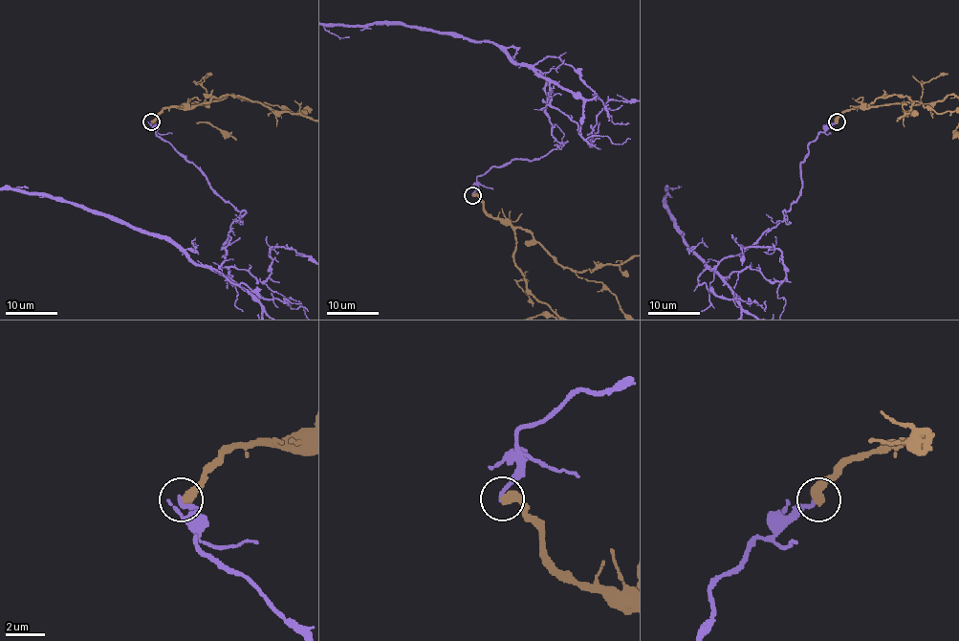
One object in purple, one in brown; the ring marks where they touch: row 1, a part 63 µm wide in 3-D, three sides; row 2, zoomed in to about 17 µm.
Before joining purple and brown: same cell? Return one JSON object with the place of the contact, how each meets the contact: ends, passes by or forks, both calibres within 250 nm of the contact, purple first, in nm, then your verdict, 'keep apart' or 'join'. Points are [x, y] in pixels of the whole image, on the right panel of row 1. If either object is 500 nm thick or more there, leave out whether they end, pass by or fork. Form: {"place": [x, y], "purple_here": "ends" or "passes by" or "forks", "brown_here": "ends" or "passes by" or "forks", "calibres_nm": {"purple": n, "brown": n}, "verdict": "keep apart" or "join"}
{"place": [837, 121], "calibres_nm": {"purple": 220, "brown": 500}, "verdict": "keep apart"}

